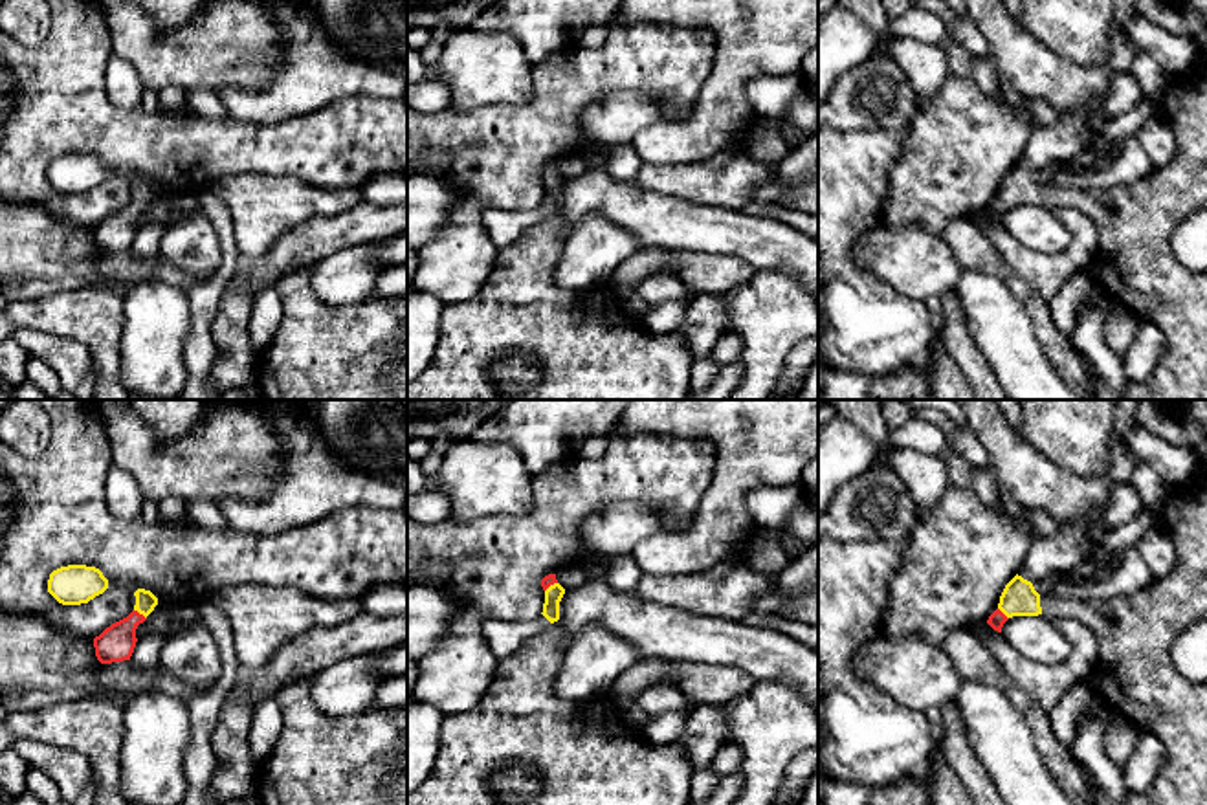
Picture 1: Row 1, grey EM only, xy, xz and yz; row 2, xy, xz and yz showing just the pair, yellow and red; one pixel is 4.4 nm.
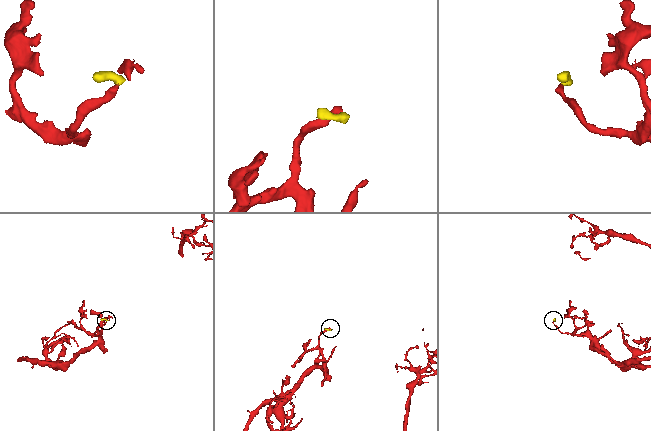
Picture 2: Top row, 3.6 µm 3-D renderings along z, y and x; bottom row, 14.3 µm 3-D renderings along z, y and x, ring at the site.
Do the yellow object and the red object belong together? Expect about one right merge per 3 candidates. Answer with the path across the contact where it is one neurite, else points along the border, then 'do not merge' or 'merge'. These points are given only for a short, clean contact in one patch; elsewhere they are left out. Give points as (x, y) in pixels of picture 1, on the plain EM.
across xy (145, 191), (140, 202), (114, 233) | merge

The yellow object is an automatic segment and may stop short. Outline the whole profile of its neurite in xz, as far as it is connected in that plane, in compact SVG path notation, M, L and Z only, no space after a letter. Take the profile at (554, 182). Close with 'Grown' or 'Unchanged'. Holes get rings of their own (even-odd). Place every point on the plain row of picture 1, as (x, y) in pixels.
M548 163L541 169L545 180L543 205L554 213L559 209L559 191L565 183L565 178L558 172L556 163Z. Grown

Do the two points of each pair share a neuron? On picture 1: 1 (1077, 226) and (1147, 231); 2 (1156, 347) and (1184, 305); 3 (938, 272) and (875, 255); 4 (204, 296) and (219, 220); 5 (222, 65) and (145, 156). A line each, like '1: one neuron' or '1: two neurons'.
1: two neurons
2: two neurons
3: one neuron
4: one neuron
5: two neurons

